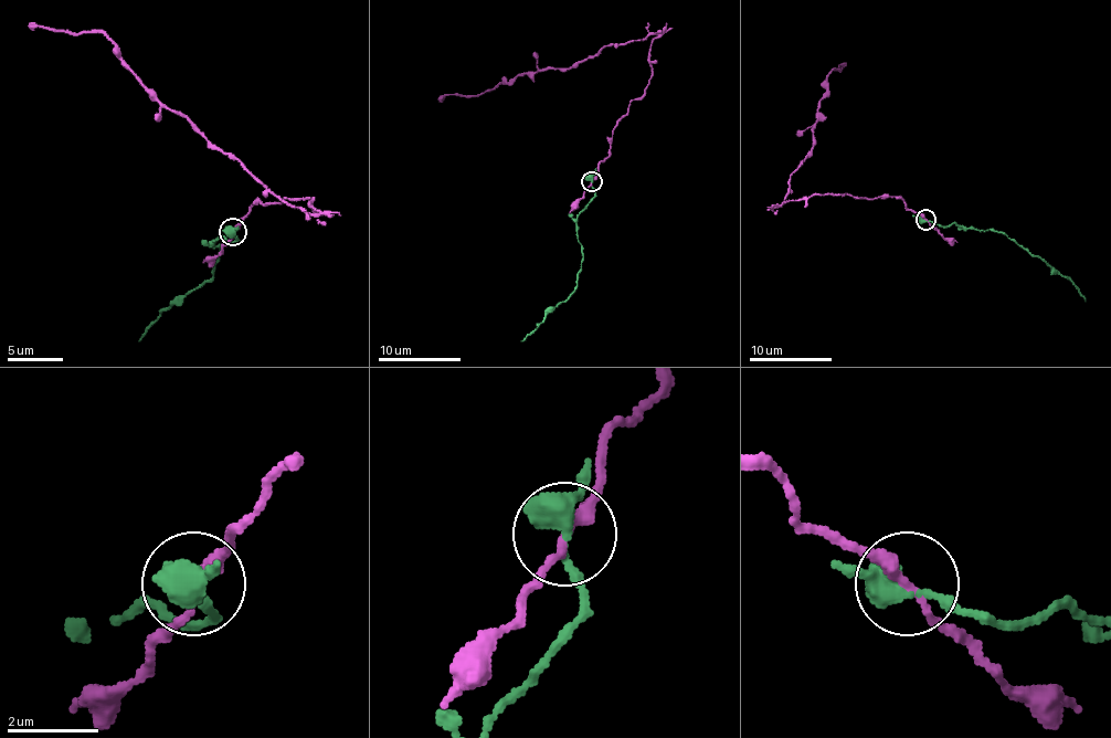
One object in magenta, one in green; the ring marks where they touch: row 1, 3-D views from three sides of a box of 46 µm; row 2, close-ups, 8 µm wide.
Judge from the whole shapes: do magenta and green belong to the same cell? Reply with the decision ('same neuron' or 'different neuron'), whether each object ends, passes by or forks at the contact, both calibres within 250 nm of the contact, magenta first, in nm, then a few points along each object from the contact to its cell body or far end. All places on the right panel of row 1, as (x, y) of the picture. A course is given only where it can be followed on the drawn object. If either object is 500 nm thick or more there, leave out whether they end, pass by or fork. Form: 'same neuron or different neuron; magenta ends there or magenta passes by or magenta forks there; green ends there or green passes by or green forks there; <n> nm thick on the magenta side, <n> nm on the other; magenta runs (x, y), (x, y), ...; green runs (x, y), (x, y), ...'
different neuron; magenta passes by; green passes by; 240 nm thick on the magenta side, 440 nm on the other; magenta runs (926, 220), (898, 197), (822, 194), (778, 206), (784, 201), (789, 178), (813, 145), (826, 78), (844, 64); green runs (926, 220), (1004, 232), (1060, 275), (1066, 275), (1085, 301)

